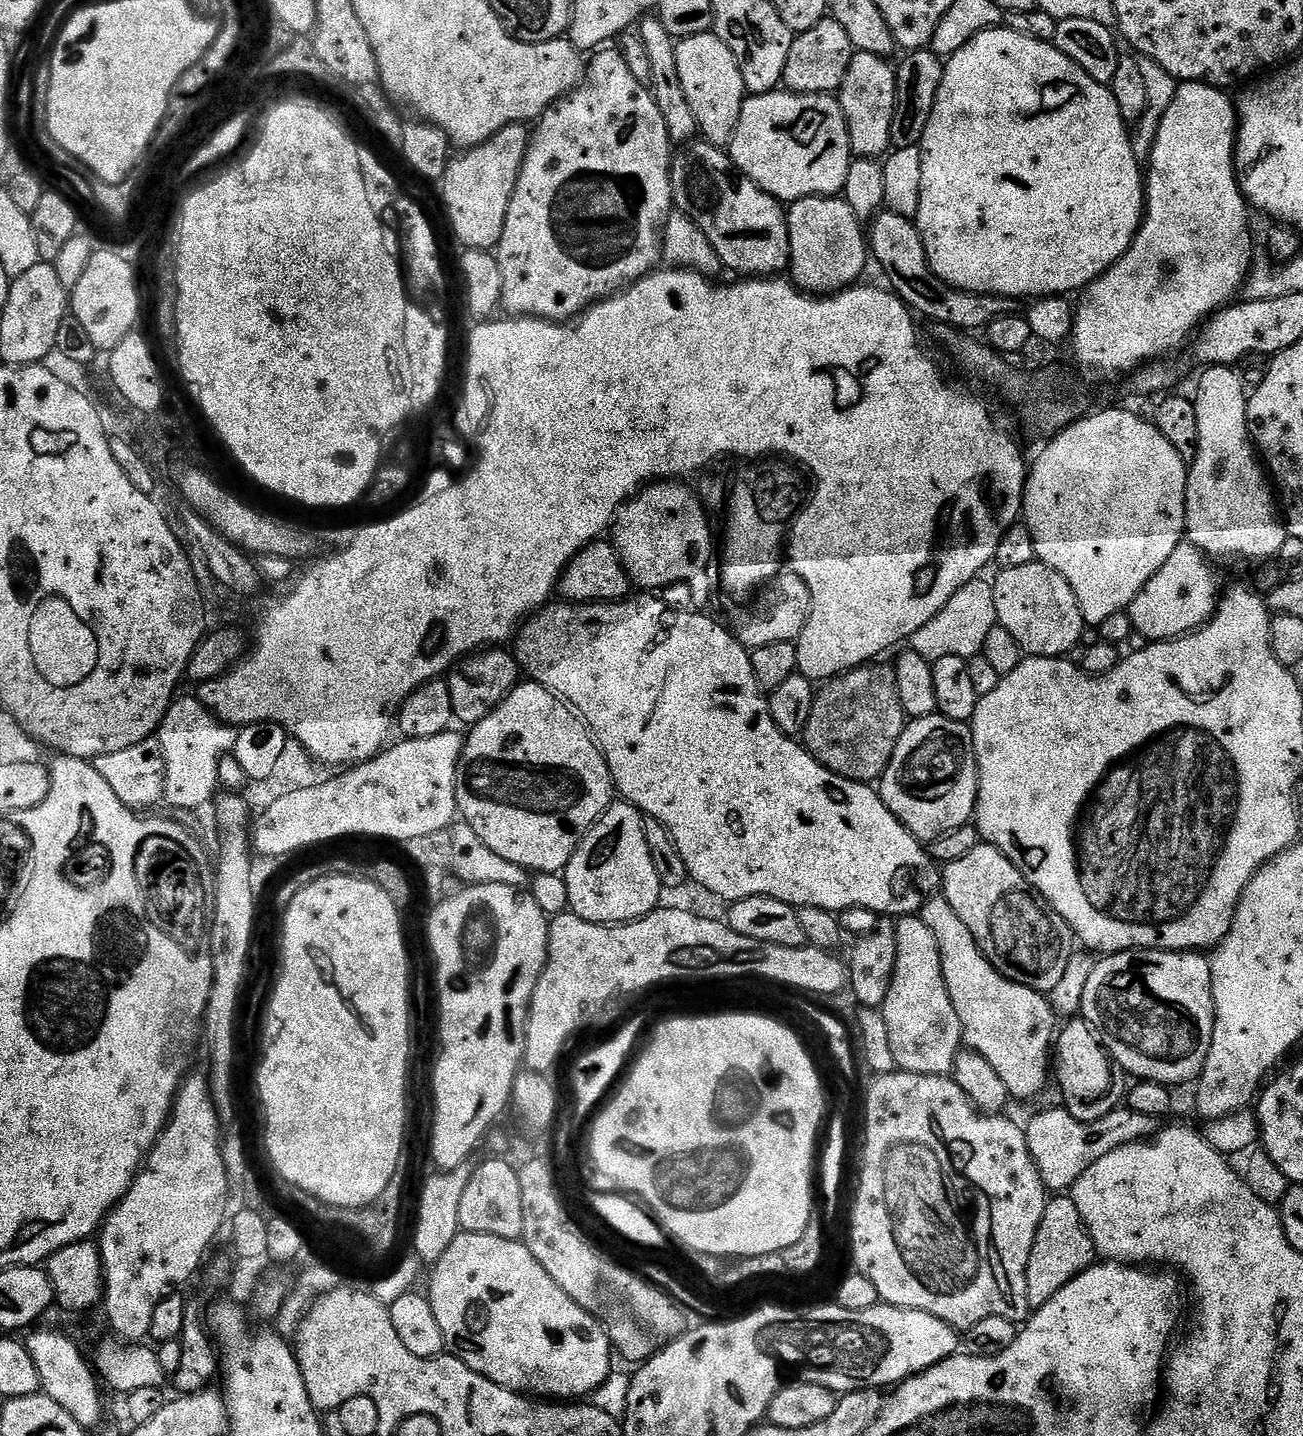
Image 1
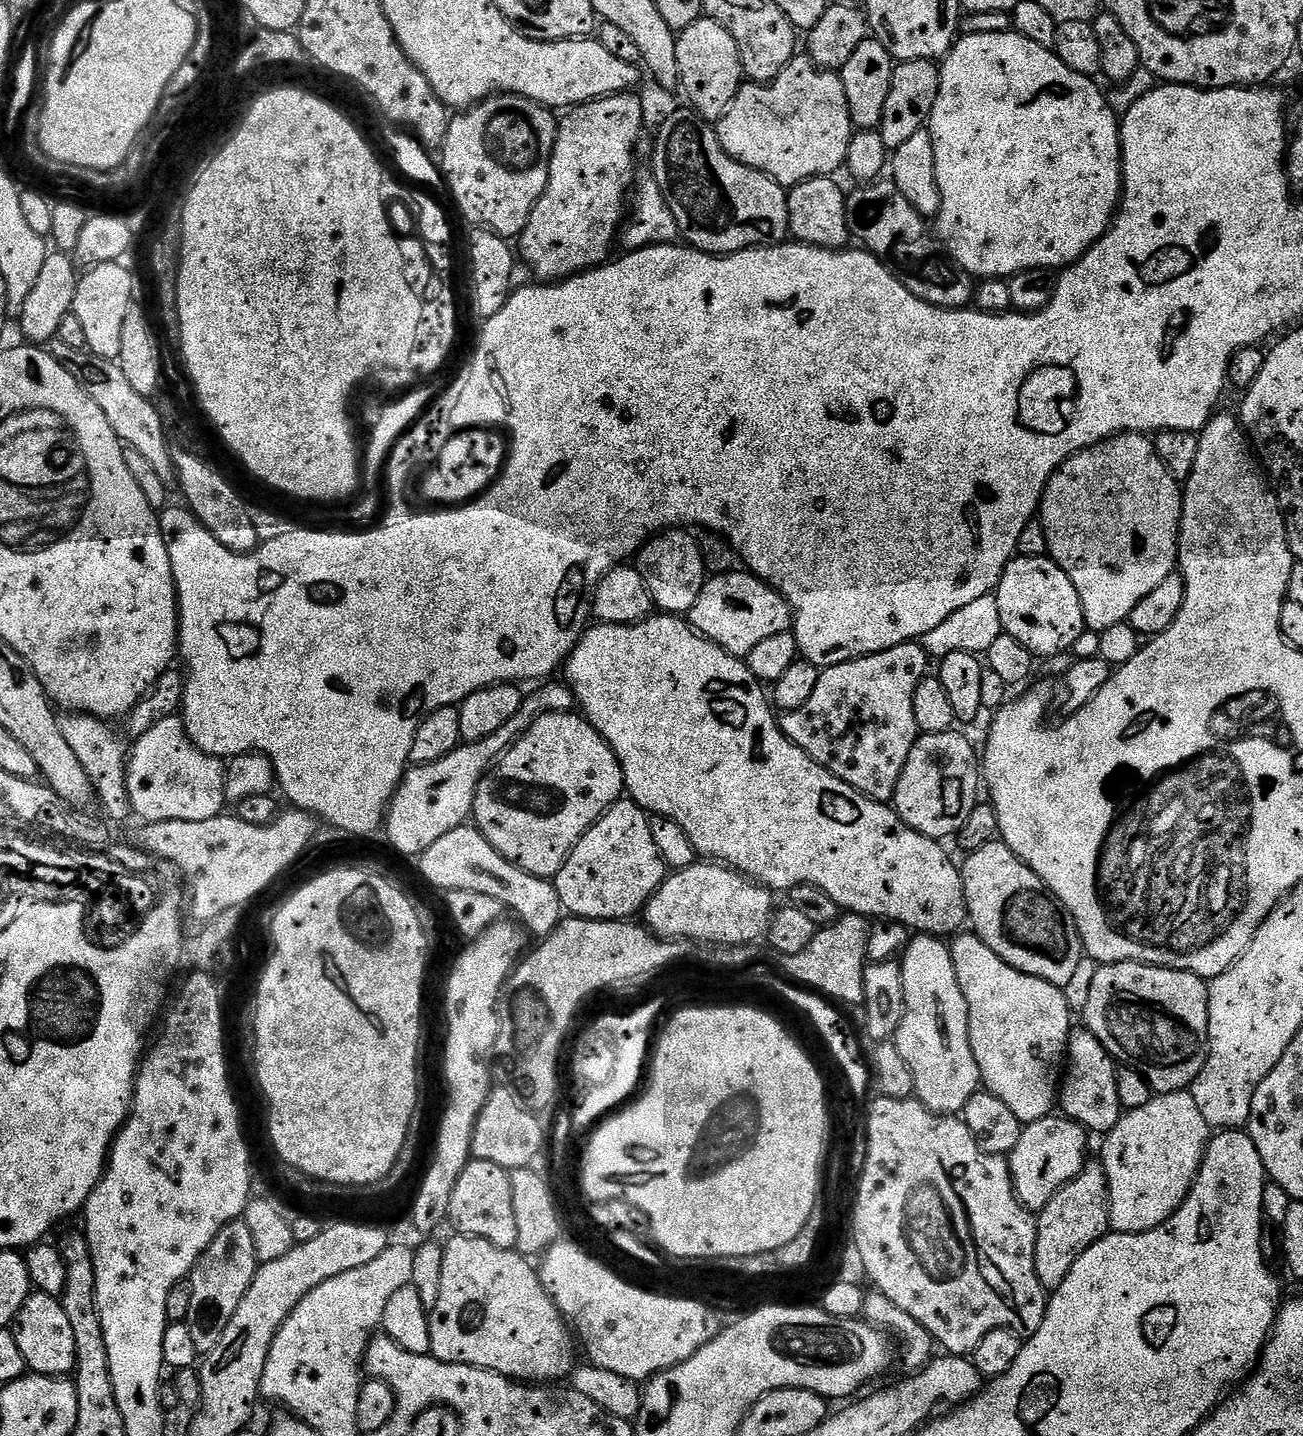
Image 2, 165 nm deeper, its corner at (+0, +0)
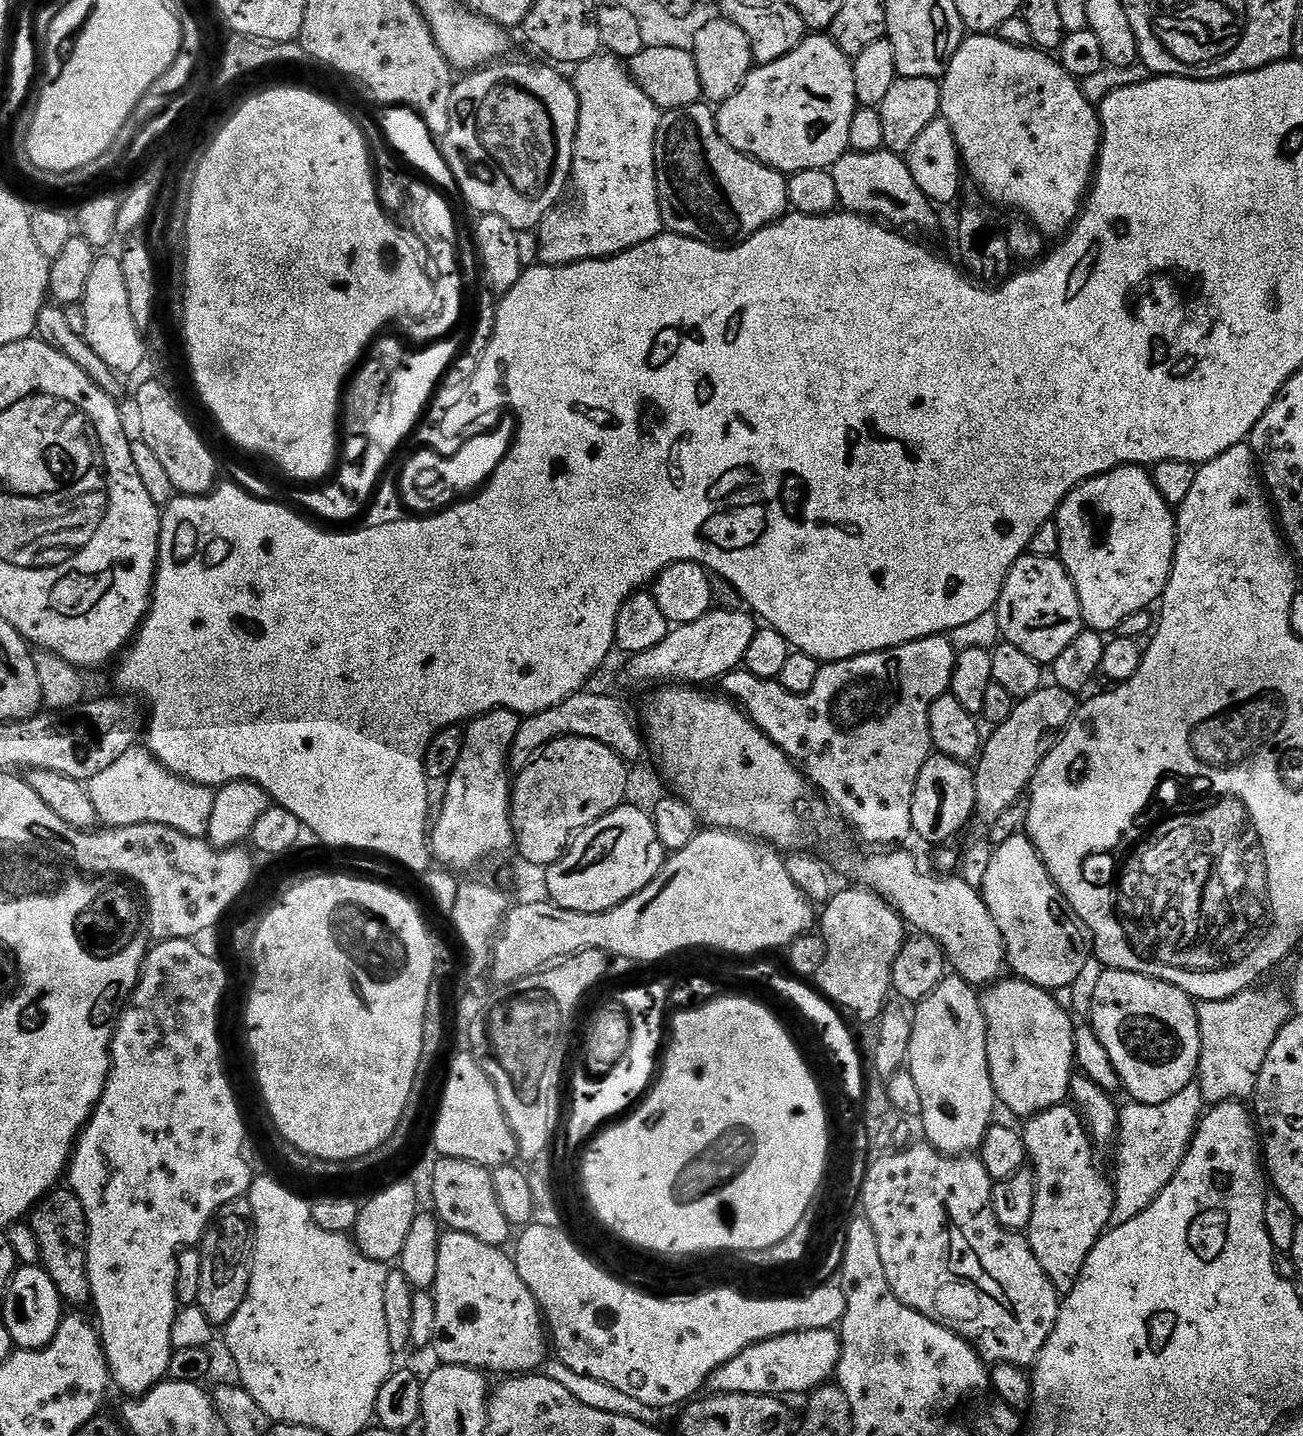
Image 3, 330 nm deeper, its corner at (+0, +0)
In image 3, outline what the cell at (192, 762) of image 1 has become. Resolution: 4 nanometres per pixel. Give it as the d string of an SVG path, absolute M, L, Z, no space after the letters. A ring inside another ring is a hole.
M135 746L127 750L118 762L111 763L102 774L88 781L86 787L90 802L94 802L96 819L101 825L116 828L158 823L184 835L207 837L216 792L201 784L190 784L180 776L173 776L168 769L161 768L152 753L143 747Z

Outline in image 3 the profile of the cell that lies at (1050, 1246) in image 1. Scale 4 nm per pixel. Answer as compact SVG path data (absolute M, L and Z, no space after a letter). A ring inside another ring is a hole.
M1067 1103L1059 1104L1031 1117L1025 1124L1028 1125L1022 1128L1024 1145L1036 1178L1034 1210L1030 1218L1030 1226L1026 1229L1028 1245L1034 1250L1042 1270L1046 1270L1056 1291L1067 1294L1070 1290L1074 1290L1074 1282L1078 1282L1090 1250L1094 1250L1100 1237L1112 1224L1112 1207L1116 1201L1116 1193L1109 1177L1107 1180L1096 1169L1096 1156L1092 1153L1094 1151L1092 1138L1088 1135L1088 1129L1085 1128L1083 1120L1080 1119L1080 1113L1075 1107Z

